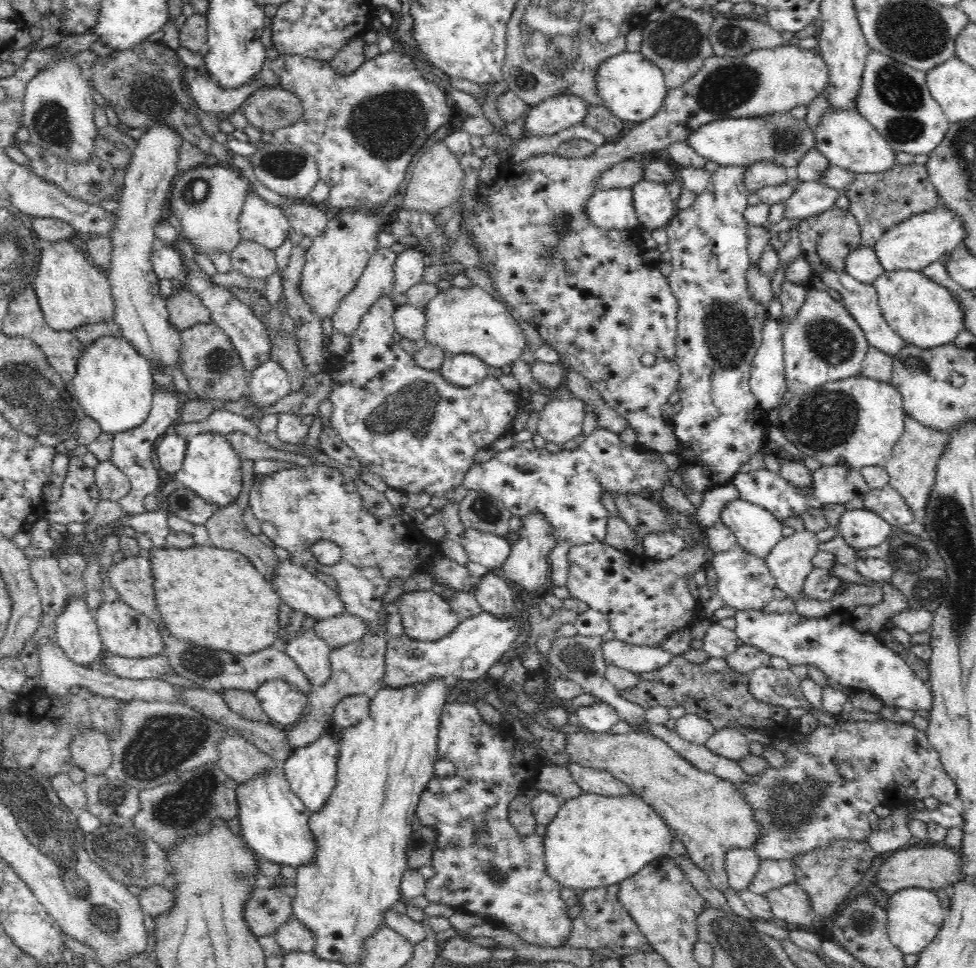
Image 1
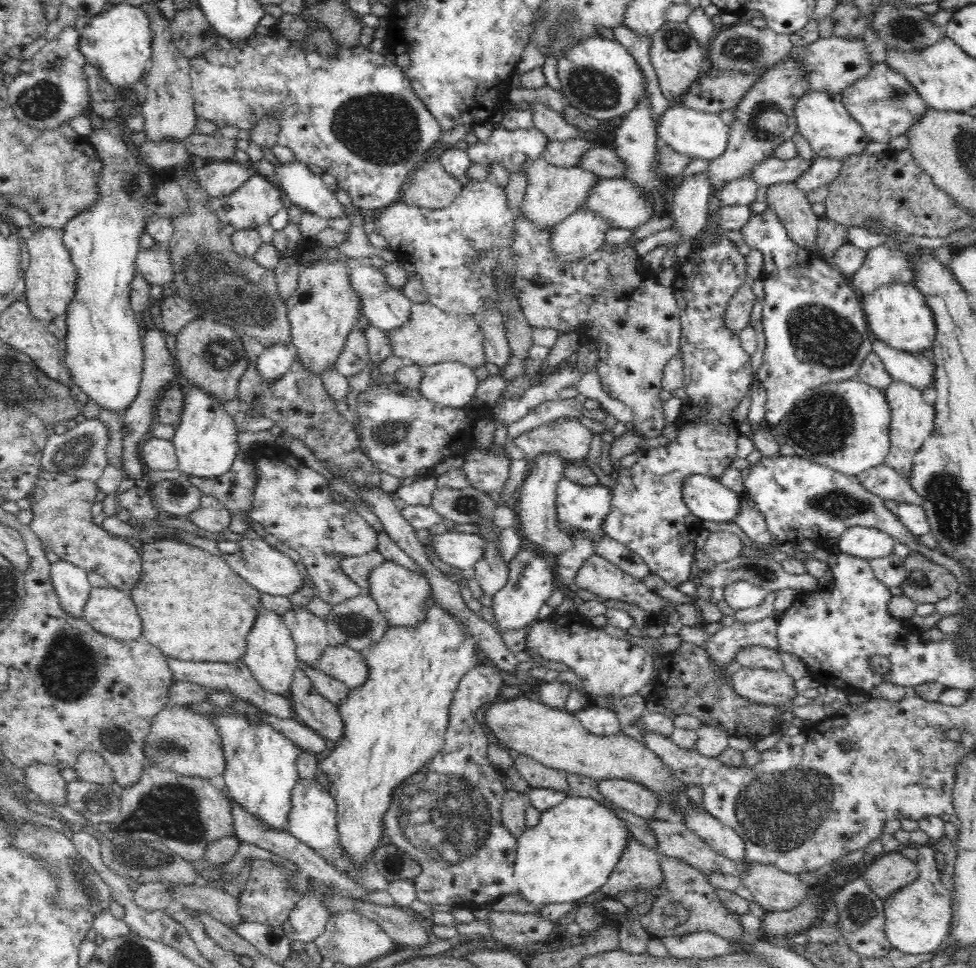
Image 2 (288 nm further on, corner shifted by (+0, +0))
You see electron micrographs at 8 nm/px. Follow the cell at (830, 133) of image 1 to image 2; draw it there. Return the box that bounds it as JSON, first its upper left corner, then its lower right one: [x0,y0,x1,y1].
[794,90,870,160]

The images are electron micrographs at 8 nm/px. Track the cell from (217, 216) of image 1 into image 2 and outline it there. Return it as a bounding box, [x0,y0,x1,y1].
[198,162,258,198]

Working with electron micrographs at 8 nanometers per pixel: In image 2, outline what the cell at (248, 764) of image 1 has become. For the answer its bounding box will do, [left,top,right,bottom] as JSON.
[144,704,226,780]

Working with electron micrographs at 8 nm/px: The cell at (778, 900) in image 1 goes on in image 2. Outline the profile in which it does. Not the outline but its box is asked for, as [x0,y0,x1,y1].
[738,858,812,912]

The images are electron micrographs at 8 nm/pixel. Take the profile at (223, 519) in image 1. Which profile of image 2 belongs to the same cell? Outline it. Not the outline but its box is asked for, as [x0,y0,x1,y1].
[186,494,232,534]

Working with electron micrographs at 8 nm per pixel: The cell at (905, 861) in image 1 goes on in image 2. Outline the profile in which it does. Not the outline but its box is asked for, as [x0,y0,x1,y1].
[862,852,918,900]

